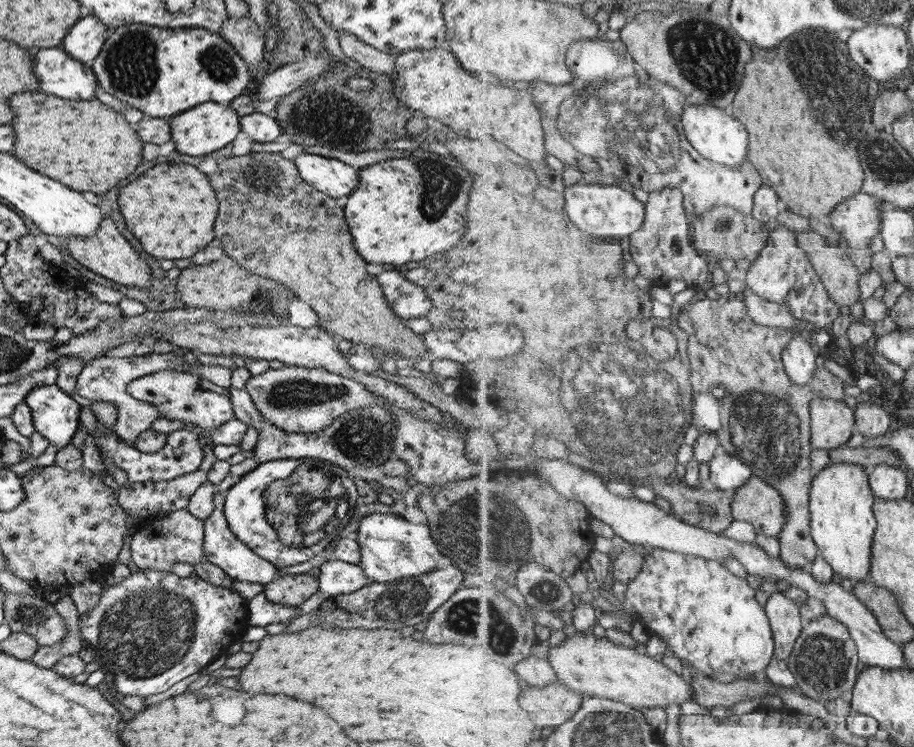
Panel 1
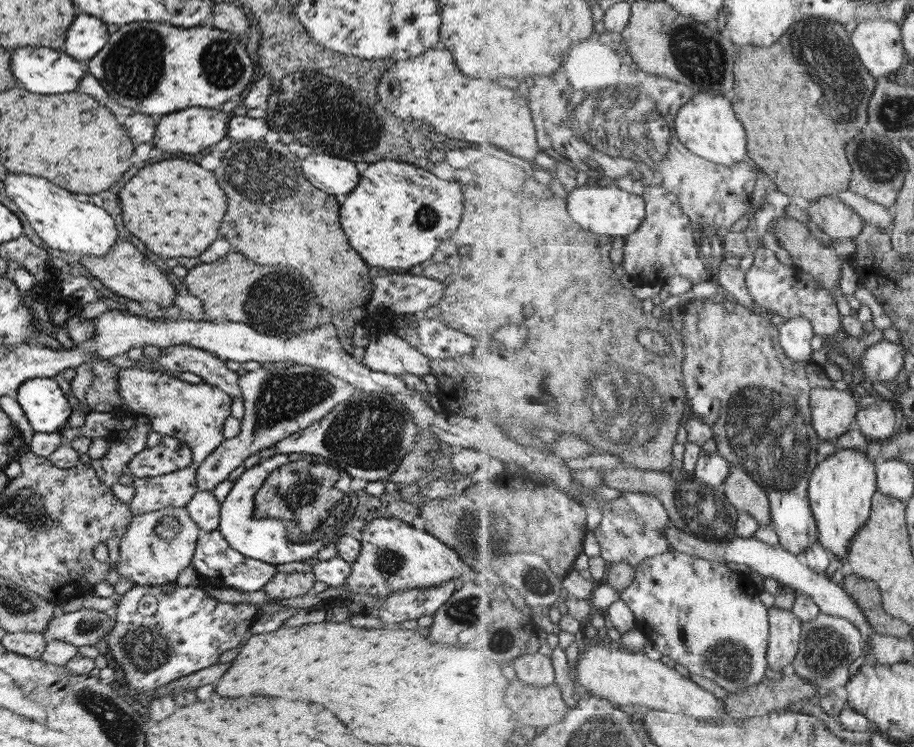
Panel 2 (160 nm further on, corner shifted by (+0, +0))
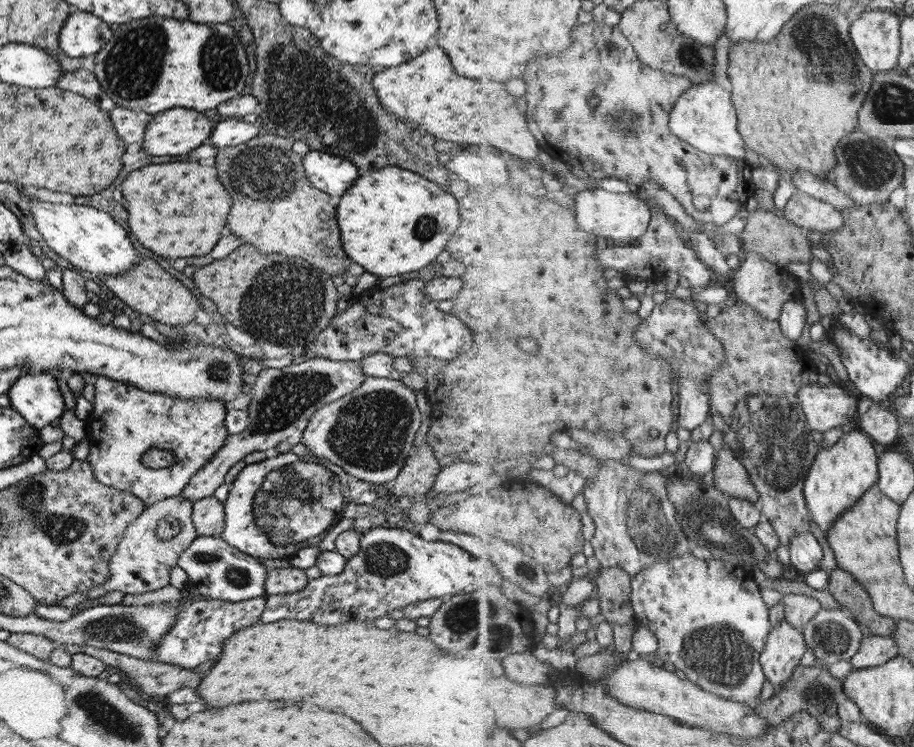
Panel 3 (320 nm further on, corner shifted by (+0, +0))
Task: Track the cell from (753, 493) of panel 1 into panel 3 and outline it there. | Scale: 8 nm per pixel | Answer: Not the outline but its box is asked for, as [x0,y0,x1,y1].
[713,446,760,505]

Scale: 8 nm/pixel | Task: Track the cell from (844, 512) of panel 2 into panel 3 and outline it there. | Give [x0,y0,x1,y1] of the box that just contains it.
[804,430,880,532]

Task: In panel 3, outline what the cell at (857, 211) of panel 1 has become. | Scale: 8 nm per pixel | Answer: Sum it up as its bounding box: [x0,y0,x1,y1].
[780,192,845,234]

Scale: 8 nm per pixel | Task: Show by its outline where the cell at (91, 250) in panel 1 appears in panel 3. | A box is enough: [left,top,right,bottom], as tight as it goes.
[101,257,202,327]

